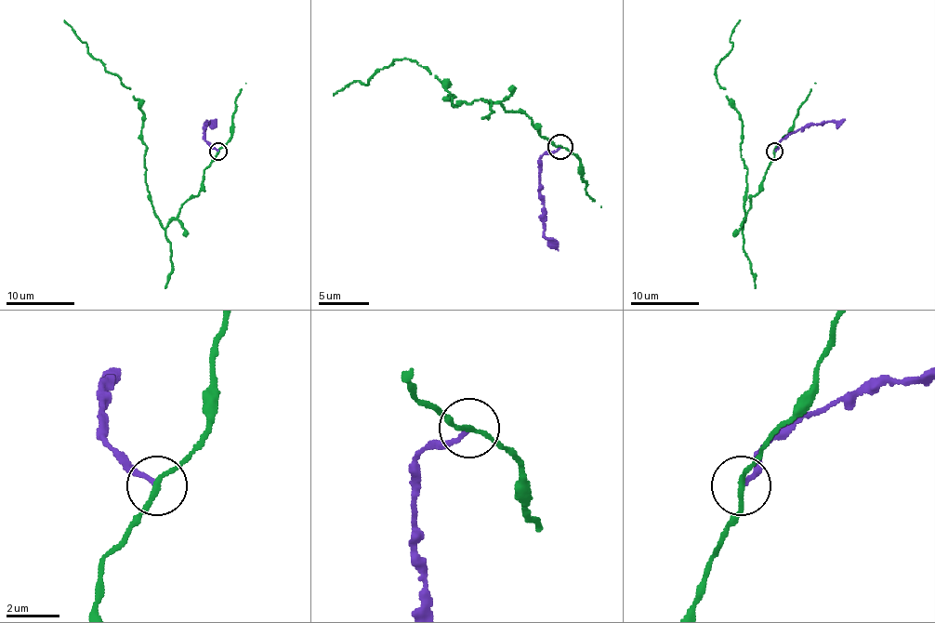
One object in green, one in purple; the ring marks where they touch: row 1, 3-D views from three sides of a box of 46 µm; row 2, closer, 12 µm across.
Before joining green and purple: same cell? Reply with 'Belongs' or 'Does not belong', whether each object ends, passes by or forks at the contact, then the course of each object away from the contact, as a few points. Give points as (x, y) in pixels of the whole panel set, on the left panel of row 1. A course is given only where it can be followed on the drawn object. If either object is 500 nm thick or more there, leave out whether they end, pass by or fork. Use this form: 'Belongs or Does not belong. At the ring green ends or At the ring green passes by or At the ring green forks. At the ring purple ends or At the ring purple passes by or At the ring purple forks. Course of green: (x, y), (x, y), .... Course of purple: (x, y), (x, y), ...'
Does not belong. At the ring green passes by. At the ring purple ends. Course of green: (218, 152), (204, 170), (203, 189), (190, 198), (164, 227), (146, 186), (141, 103), (63, 20). Course of purple: (217, 152), (204, 139), (206, 122), (217, 119)

